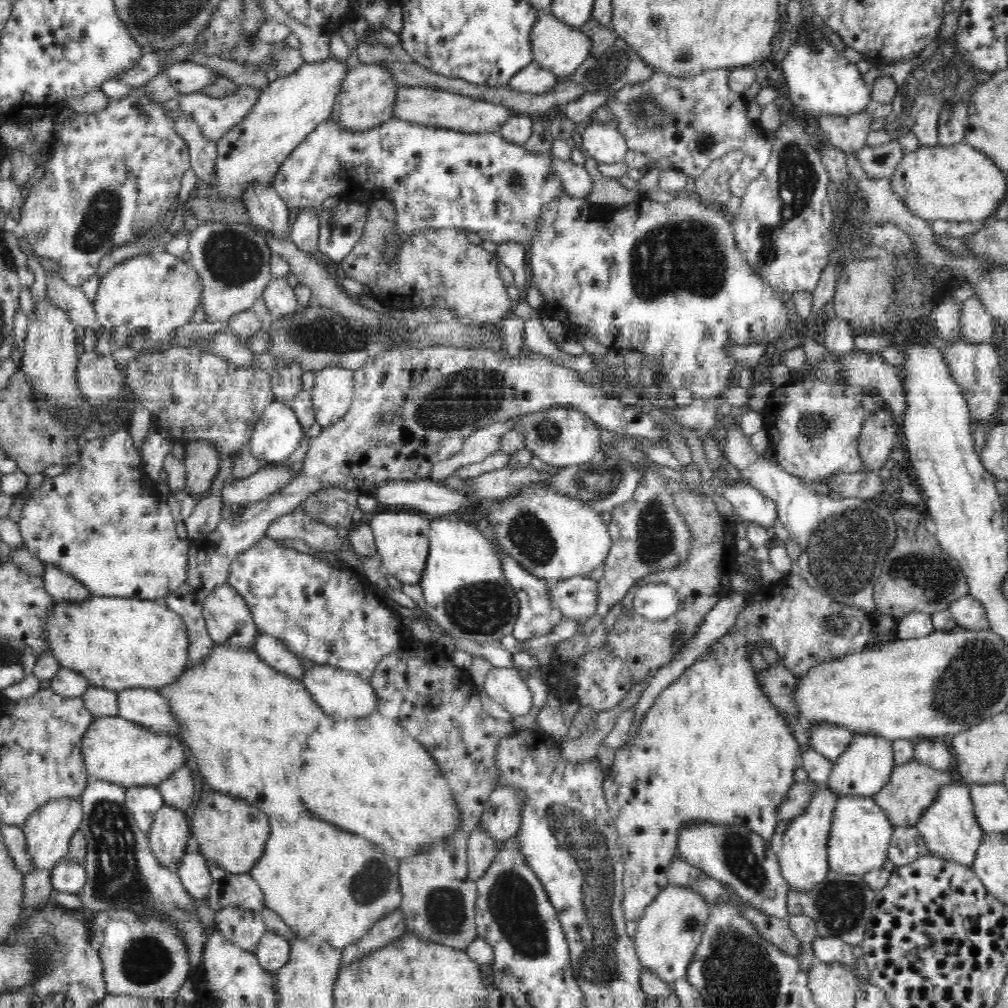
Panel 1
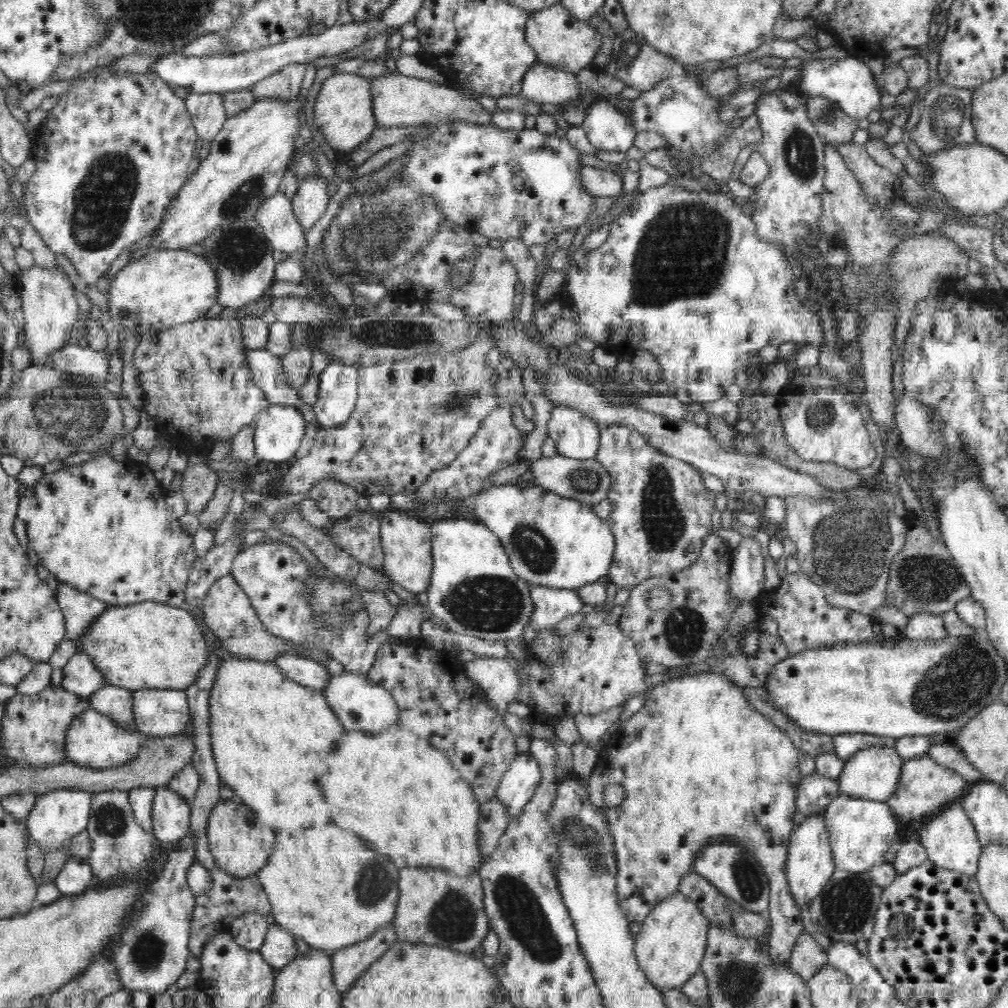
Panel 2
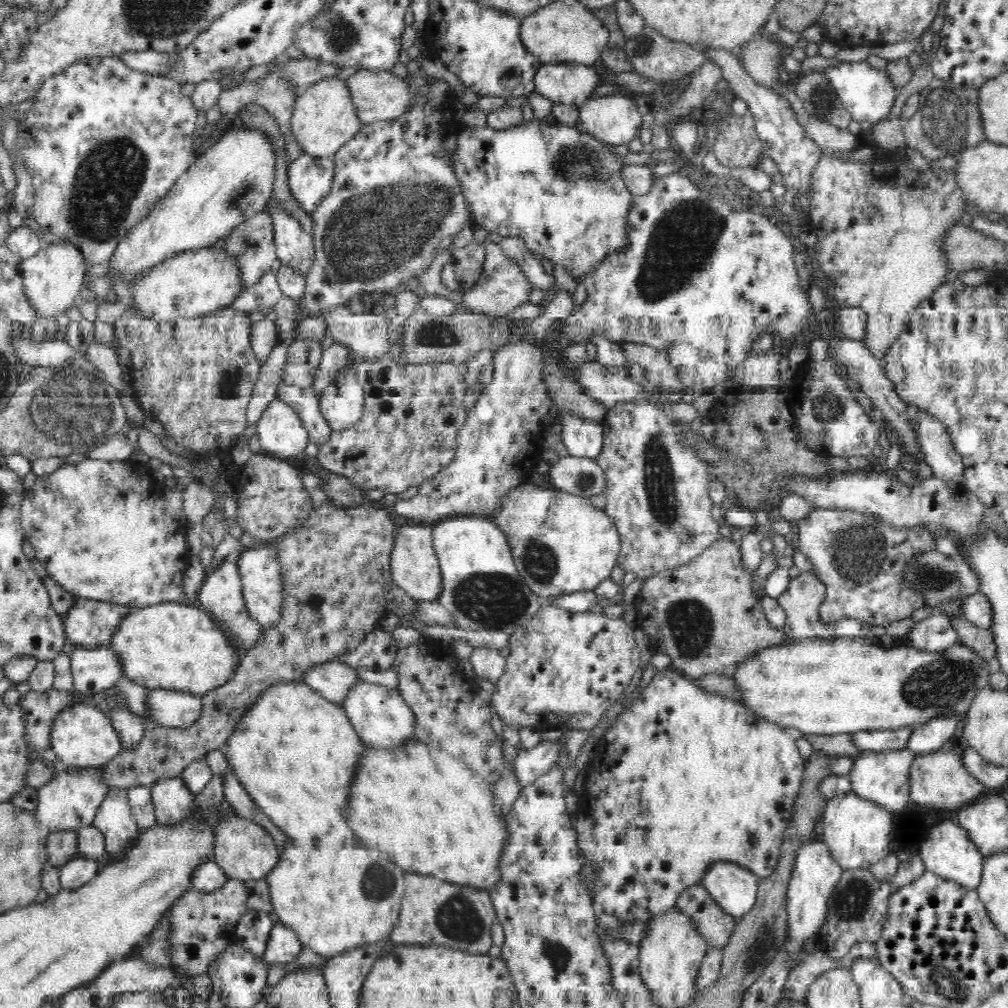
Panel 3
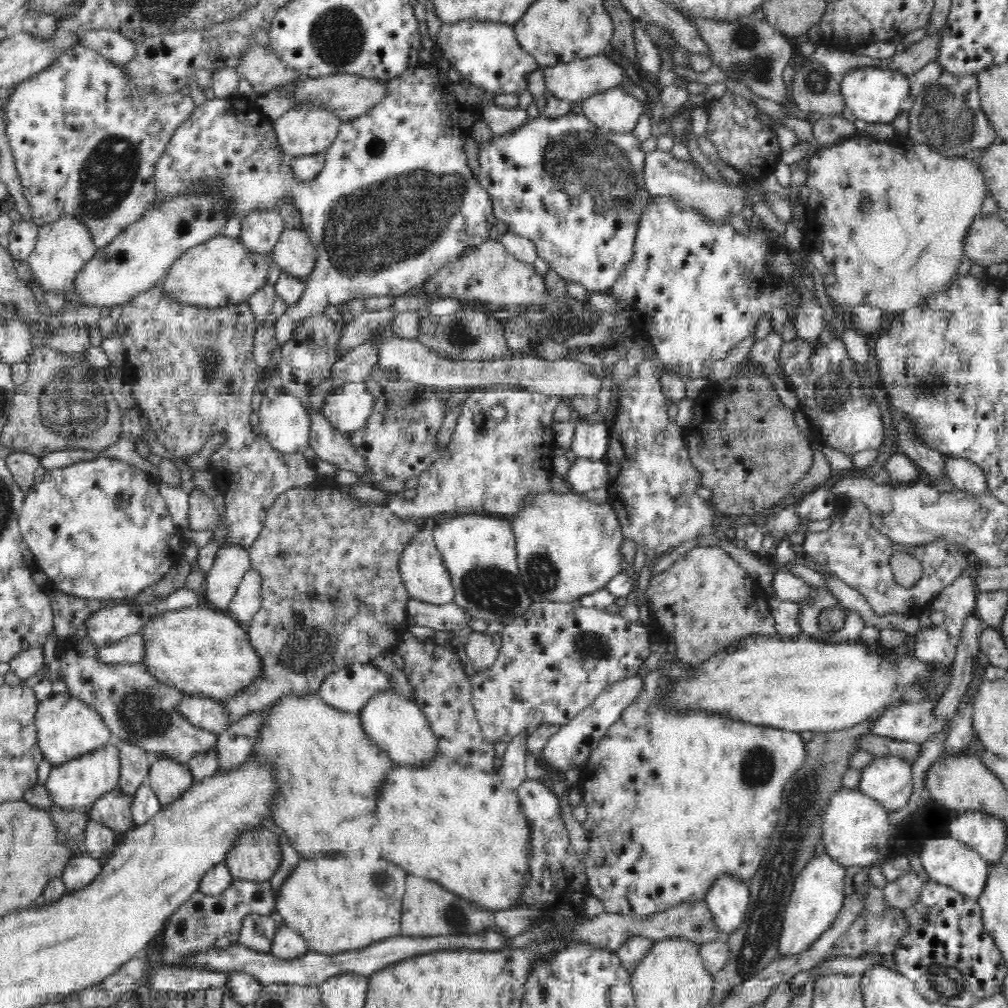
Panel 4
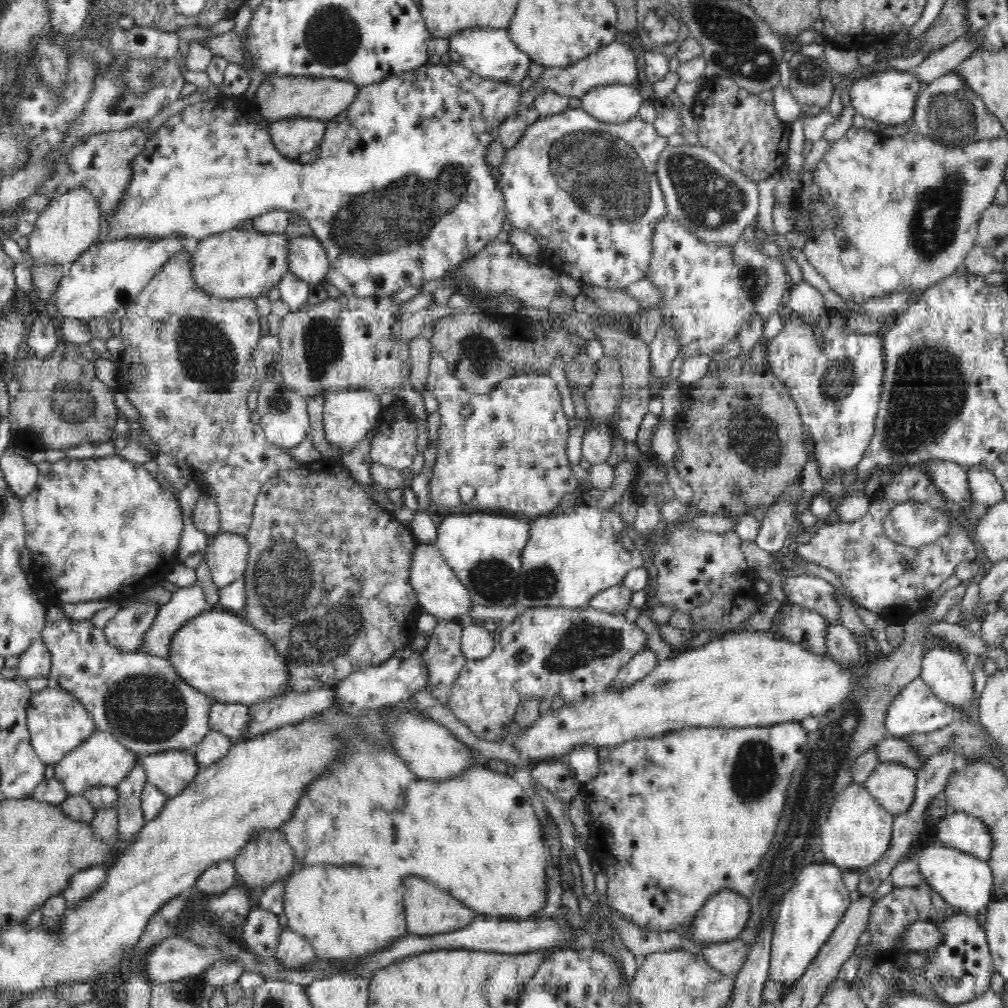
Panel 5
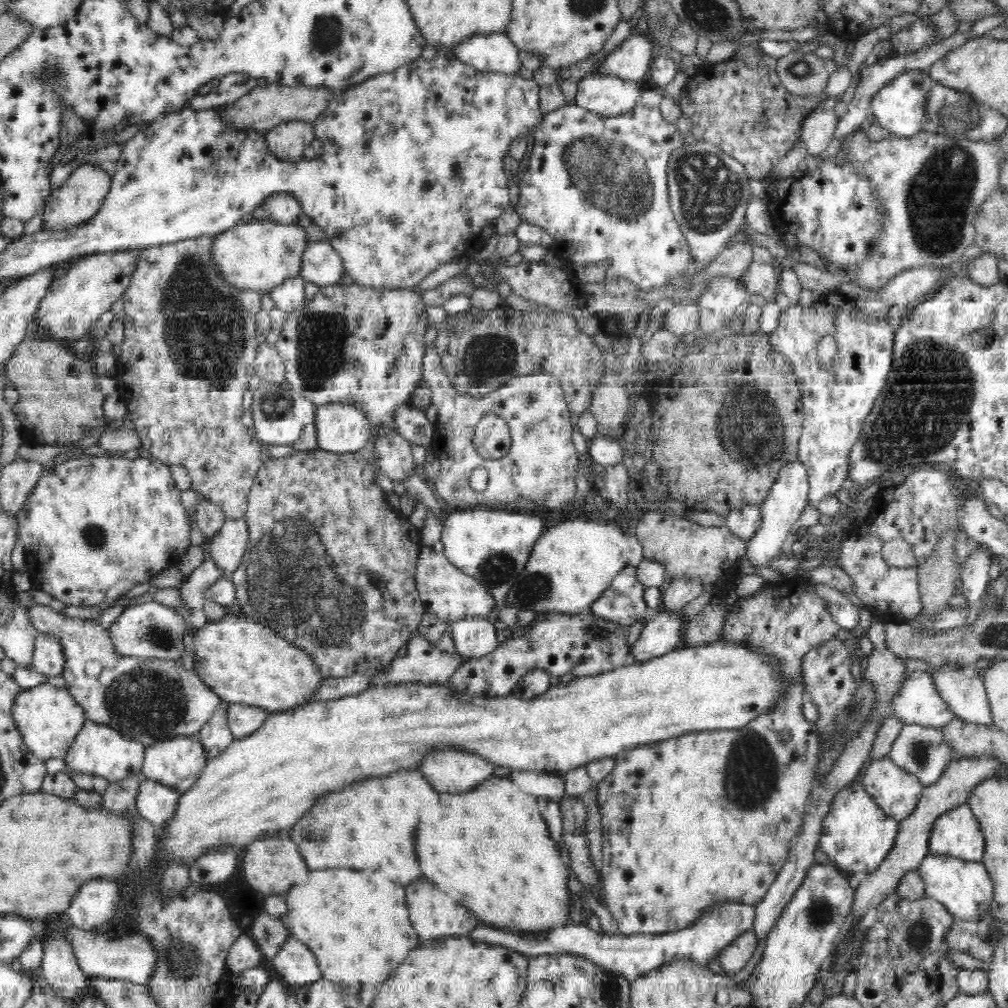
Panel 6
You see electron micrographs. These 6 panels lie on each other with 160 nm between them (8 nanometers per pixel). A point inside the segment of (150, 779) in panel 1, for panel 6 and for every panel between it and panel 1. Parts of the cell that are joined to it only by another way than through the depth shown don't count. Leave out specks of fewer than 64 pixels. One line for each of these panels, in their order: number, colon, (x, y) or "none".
2: (94, 741)
3: (82, 735)
4: (67, 727)
5: (58, 722)
6: (48, 718)

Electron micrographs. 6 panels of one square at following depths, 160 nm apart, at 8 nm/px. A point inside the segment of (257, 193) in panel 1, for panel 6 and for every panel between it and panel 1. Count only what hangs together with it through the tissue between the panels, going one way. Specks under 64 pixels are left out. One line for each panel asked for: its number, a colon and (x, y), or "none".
2: (276, 218)
3: (294, 246)
4: (294, 252)
5: (306, 257)
6: (321, 264)

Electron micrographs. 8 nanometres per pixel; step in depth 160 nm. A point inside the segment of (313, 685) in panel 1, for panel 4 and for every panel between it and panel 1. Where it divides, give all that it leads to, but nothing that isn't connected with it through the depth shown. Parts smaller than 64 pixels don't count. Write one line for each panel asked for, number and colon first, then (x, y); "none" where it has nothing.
2: (363, 706)
3: (379, 714)
4: (396, 724)

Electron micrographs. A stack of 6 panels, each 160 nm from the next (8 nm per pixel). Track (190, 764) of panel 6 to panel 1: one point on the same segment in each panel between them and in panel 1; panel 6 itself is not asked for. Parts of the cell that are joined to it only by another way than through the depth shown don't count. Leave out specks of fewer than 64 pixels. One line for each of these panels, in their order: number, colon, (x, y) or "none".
1: (169, 836)
2: (171, 812)
3: (172, 799)
4: (168, 778)
5: (172, 771)

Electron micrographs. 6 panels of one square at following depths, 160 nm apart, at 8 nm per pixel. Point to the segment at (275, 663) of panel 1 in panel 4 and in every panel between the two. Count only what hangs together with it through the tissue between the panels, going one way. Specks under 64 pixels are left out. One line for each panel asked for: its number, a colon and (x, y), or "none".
2: (307, 672)
3: (333, 680)
4: (348, 690)

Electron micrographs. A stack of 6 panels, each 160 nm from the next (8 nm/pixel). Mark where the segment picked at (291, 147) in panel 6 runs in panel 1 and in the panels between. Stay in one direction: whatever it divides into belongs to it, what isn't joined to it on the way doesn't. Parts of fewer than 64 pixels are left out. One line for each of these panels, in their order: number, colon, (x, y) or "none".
1: (366, 98)
2: (343, 111)
3: (324, 119)
4: (305, 129)
5: (292, 137)

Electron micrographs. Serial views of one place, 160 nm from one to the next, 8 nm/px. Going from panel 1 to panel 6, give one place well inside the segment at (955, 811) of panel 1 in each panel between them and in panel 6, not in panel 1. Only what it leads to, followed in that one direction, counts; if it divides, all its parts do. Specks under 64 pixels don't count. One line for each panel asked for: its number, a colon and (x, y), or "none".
2: (950, 839)
3: (947, 852)
4: (948, 862)
5: (965, 882)
6: (964, 888)

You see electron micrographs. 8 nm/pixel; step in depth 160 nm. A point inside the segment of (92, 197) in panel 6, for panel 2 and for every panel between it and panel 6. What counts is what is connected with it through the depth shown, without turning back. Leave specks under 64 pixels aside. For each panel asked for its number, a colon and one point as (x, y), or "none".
2: (50, 308)
3: (52, 279)
4: (63, 246)
5: (69, 225)

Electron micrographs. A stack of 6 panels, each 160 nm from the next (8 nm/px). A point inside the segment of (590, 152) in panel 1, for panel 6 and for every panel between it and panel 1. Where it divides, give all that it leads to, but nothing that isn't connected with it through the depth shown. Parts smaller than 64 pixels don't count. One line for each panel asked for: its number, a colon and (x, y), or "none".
2: (607, 128)
3: (615, 119)
4: (614, 109)
5: (616, 103)
6: (608, 95)

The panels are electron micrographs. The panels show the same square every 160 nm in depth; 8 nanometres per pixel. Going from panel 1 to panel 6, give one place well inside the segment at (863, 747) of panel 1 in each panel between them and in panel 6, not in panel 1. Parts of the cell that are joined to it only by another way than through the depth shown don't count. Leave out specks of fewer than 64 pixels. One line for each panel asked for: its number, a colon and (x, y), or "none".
2: (873, 773)
3: (881, 776)
4: (888, 779)
5: (893, 785)
6: (897, 792)

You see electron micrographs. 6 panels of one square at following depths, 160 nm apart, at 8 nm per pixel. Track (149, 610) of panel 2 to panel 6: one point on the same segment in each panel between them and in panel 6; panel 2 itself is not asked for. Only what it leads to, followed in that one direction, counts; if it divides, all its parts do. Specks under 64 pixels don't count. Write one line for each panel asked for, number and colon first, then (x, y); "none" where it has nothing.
3: (175, 646)
4: (201, 651)
5: (224, 657)
6: (245, 662)

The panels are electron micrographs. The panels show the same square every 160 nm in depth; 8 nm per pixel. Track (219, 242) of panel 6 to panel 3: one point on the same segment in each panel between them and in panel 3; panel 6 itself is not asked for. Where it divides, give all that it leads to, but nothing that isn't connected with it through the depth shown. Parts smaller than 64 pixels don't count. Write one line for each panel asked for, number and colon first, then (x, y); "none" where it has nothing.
3: (192, 283)
4: (220, 271)
5: (238, 263)

